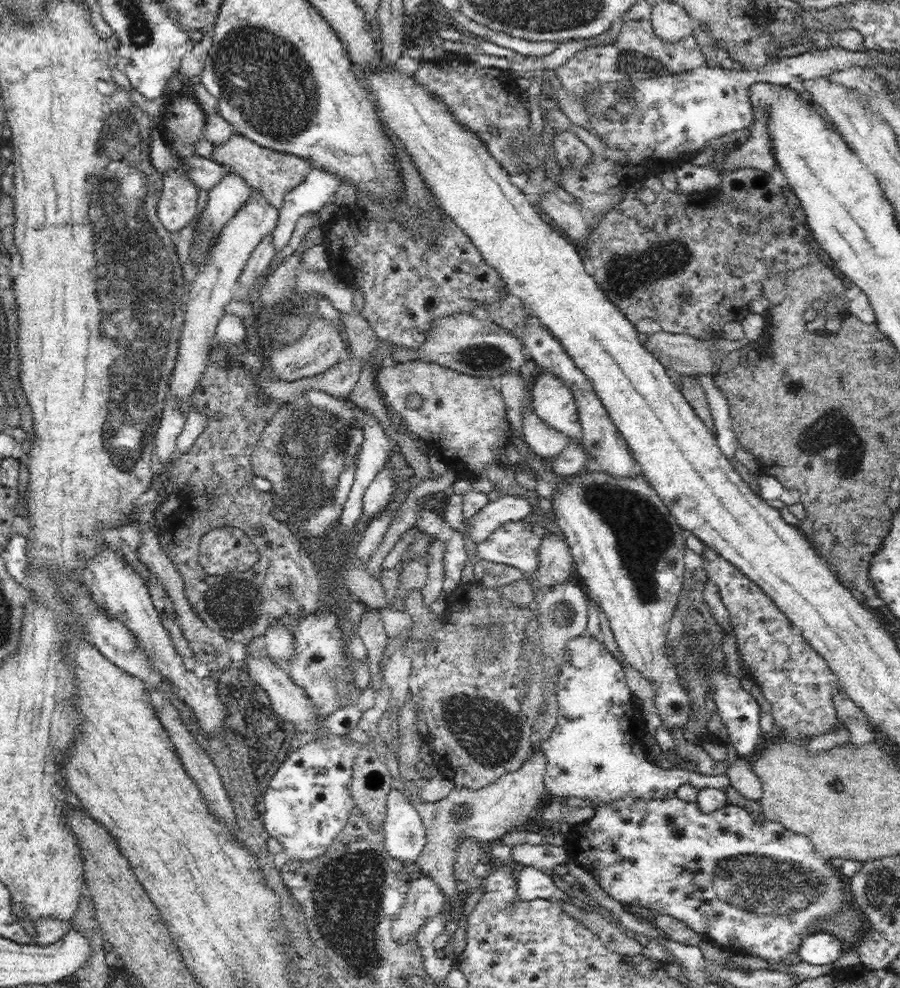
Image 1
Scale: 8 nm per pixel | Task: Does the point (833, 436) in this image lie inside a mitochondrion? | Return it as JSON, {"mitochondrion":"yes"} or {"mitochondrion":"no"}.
{"mitochondrion":"yes"}

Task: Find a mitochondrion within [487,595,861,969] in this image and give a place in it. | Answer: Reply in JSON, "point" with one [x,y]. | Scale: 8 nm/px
{"point":[782,888]}

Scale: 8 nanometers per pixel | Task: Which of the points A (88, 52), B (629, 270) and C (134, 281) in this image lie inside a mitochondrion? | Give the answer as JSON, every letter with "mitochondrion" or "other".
{"A":"other","B":"mitochondrion","C":"mitochondrion"}

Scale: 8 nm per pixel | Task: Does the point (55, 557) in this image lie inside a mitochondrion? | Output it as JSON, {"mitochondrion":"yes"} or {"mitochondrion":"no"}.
{"mitochondrion":"no"}

